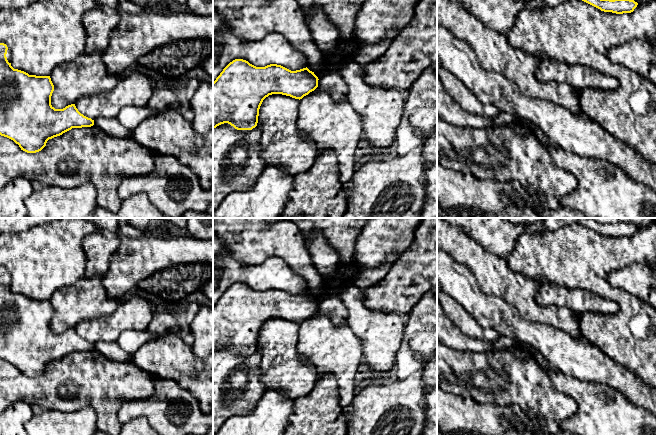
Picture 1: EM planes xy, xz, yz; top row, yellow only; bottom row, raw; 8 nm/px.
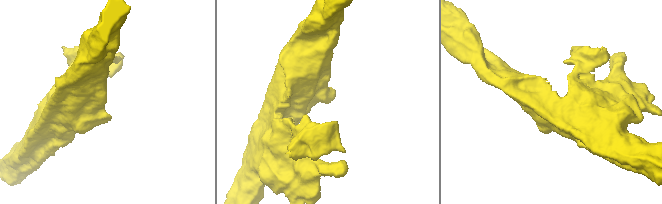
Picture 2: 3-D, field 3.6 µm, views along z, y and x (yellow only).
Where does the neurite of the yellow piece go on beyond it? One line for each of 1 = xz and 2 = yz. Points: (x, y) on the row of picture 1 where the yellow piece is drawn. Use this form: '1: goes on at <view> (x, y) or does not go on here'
1: does not go on here
2: does not go on here

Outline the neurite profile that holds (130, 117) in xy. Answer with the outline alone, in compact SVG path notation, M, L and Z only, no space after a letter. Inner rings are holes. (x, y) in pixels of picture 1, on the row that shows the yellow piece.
M127 106L120 110L116 119L125 128L127 128L130 131L133 131L144 120L157 114L158 112L155 112L147 107Z

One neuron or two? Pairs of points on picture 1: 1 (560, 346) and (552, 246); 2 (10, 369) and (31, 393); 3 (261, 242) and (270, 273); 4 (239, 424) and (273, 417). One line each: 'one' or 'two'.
1: two
2: two
3: two
4: one

